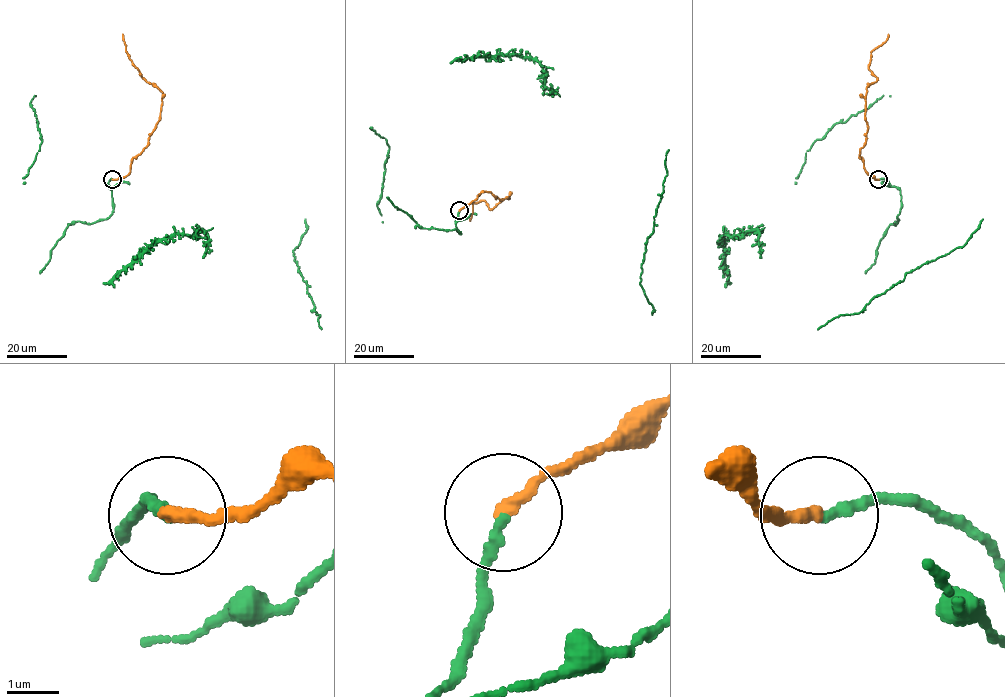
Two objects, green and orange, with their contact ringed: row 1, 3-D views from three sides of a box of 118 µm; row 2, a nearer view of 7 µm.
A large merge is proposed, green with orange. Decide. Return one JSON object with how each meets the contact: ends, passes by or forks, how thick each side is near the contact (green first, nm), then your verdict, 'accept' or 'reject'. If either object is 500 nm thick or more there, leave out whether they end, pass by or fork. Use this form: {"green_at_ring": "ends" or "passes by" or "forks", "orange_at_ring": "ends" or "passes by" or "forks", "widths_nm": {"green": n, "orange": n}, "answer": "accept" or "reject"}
{"green_at_ring": "ends", "orange_at_ring": "ends", "widths_nm": {"green": 200, "orange": 240}, "answer": "accept"}

